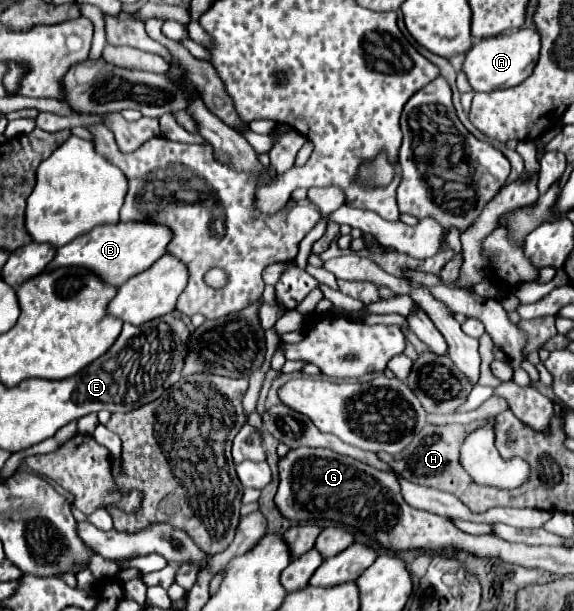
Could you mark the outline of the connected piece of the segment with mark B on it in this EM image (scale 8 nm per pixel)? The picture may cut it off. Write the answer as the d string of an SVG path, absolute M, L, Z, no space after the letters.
M117 222L95 226L91 232L75 238L73 242L61 246L49 270L61 266L83 266L93 270L103 278L103 282L121 286L131 276L151 268L161 256L167 254L167 244L171 242L173 232L167 226L159 226L153 222Z

